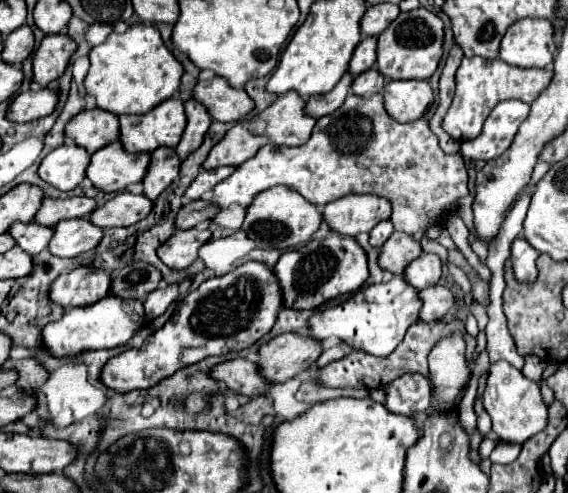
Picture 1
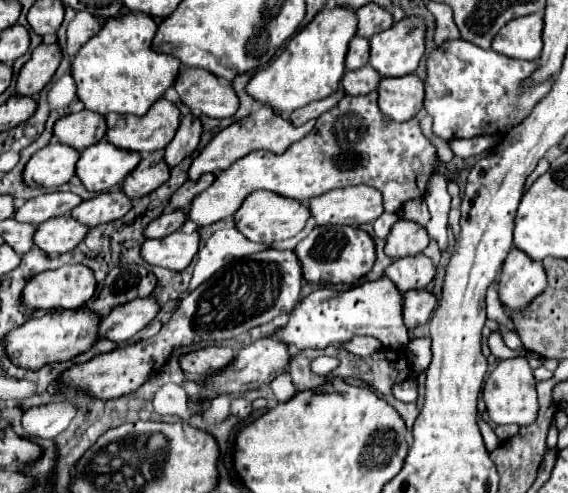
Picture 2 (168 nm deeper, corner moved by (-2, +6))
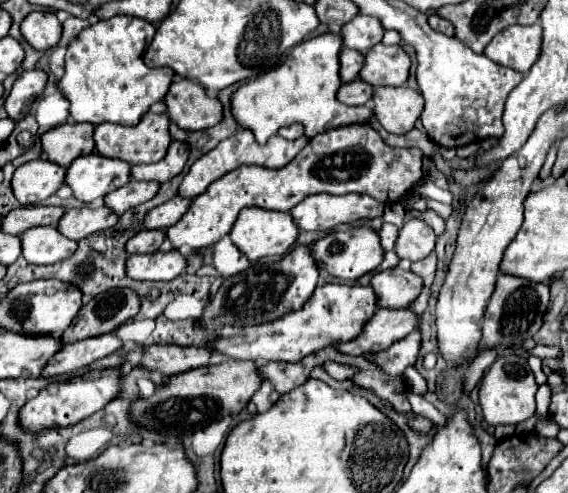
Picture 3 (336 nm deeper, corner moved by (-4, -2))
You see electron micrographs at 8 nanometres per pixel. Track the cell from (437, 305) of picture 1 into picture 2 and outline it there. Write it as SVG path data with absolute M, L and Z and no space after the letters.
M425 288L405 292L405 302L403 302L403 318L405 326L409 330L429 322L429 316L437 308L437 296Z

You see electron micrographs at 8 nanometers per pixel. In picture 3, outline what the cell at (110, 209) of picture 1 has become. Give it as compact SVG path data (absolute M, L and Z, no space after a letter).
M83 206L83 208L67 210L61 216L57 230L63 236L79 242L93 232L111 228L115 222L117 222L117 216L111 210L107 210L107 206L101 206L101 208L95 208L95 210L89 210L87 206Z

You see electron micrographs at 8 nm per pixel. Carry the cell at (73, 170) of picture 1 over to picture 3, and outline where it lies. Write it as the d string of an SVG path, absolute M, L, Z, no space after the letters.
M37 158L15 170L11 186L19 204L29 206L39 204L51 194L55 194L63 182L65 182L63 166L47 158Z

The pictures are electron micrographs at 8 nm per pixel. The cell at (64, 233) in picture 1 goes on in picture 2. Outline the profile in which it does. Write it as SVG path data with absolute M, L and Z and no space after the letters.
M59 216L37 226L35 246L39 246L49 256L65 254L71 252L87 236L89 230L89 226L77 222L73 216Z

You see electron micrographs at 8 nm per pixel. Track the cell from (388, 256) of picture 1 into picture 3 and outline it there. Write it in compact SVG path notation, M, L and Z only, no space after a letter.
M409 218L399 230L395 252L399 258L409 258L411 262L423 260L435 248L435 232L423 220Z

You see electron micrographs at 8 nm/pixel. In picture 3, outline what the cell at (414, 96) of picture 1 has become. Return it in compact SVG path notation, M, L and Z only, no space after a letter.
M383 86L373 92L373 114L391 134L407 134L423 110L419 92L407 86Z

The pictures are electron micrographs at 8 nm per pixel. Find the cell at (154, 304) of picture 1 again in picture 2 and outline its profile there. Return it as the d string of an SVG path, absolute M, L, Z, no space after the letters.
M153 296L137 298L137 300L131 300L129 304L121 304L103 318L101 338L127 342L131 336L143 330L157 316L159 310L161 310L161 304Z

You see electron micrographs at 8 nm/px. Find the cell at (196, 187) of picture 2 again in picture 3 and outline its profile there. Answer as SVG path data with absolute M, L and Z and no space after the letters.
M175 196L169 202L153 208L147 216L145 216L145 228L147 230L165 230L169 226L173 226L189 208L189 200Z

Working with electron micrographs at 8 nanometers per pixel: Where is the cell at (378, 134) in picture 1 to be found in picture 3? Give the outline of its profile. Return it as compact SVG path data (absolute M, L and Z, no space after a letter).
M353 124L351 128L333 128L315 136L287 168L269 169L264 166L243 165L215 180L203 196L191 200L189 210L183 218L167 228L167 238L173 248L189 246L191 250L207 248L229 234L239 212L247 206L265 210L287 212L299 204L305 196L327 192L327 194L369 194L381 202L397 202L413 184L423 178L421 152L417 148L387 146L383 138L369 124Z

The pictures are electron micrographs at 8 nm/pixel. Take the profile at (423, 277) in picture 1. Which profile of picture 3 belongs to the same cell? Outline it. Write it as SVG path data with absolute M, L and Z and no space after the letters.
M391 268L377 272L371 278L371 288L377 296L377 308L407 308L421 292L421 278L411 270Z

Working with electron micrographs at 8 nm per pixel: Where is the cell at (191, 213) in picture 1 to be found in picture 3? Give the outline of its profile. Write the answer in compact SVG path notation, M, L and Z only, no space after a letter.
M141 230L127 240L125 250L127 254L153 254L159 250L163 240L165 240L165 232L161 230Z

